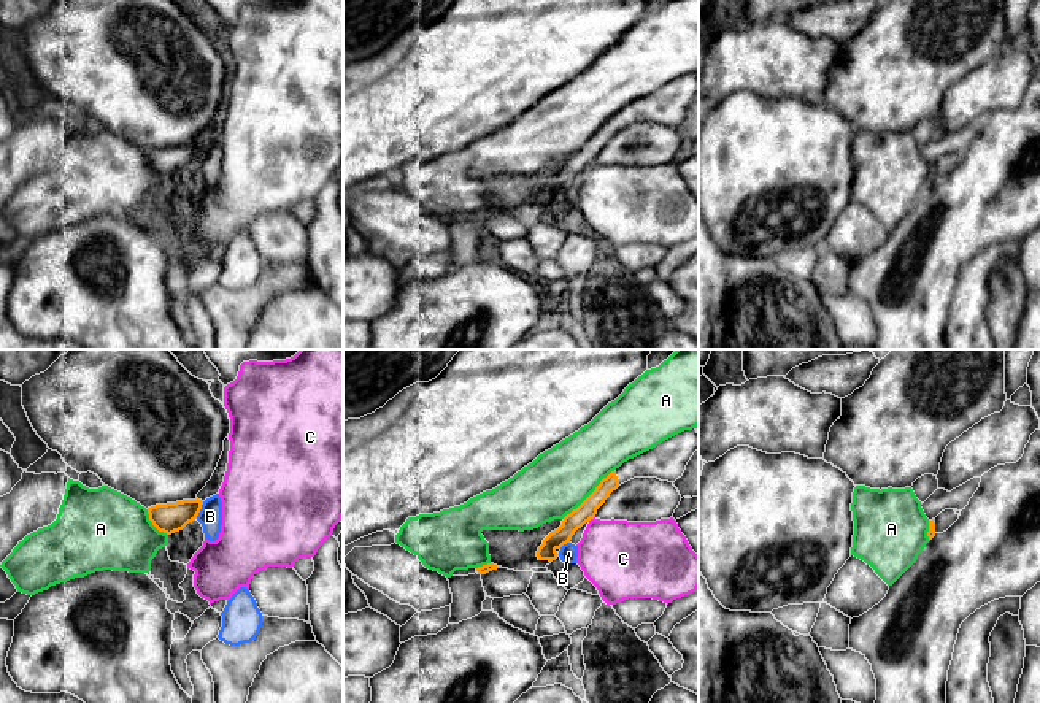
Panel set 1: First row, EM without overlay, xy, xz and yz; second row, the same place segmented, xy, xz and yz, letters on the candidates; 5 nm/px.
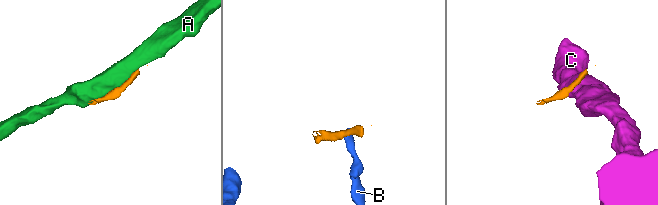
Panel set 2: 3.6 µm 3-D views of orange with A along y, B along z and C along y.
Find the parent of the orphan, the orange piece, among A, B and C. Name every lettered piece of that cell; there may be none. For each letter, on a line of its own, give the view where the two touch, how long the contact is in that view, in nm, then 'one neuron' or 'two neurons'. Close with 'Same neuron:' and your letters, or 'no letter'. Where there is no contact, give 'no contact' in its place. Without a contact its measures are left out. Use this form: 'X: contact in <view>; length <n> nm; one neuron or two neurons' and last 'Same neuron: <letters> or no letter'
A: contact in xz; length 360 nm; two neurons
B: contact in xy; length 100 nm; two neurons
C: contact in xz; length 50 nm; two neurons
Same neuron: no letter

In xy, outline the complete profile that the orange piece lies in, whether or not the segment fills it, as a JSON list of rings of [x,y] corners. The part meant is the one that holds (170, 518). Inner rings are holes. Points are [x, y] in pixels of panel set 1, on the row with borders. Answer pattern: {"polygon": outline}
{"polygon": [[[183,500],[176,503],[156,505],[148,508],[152,525],[167,535],[183,530],[189,522],[195,521],[203,501]]]}

